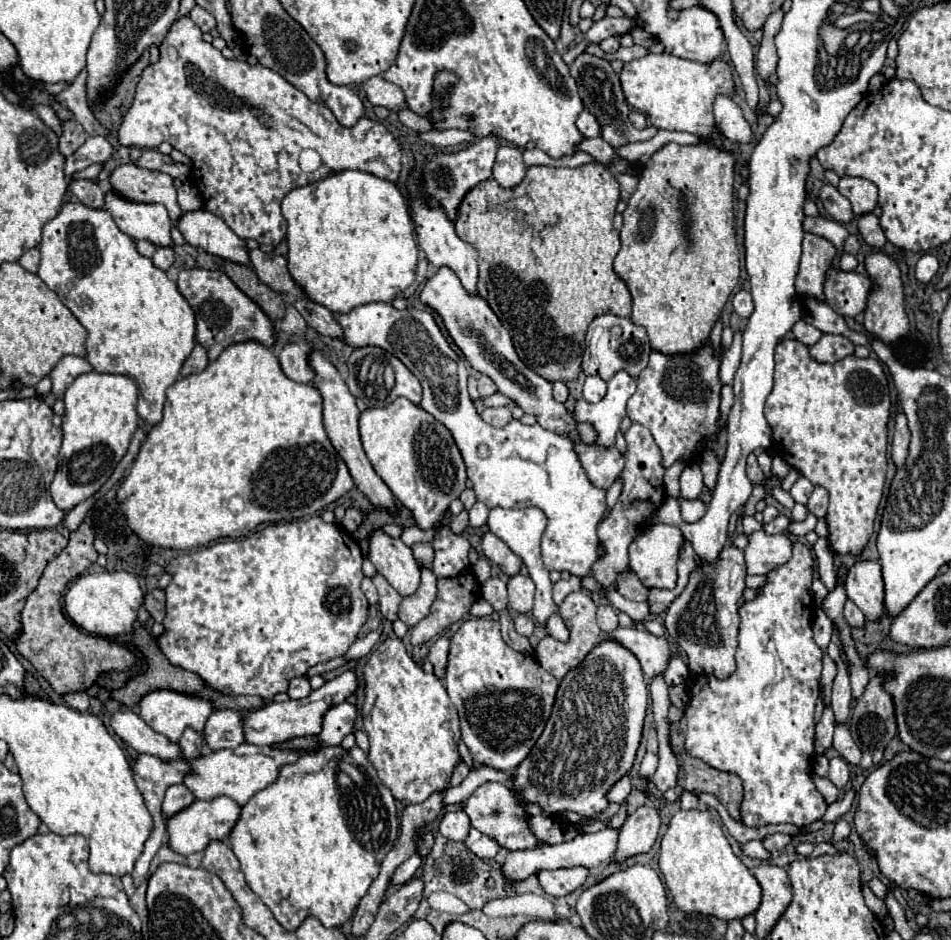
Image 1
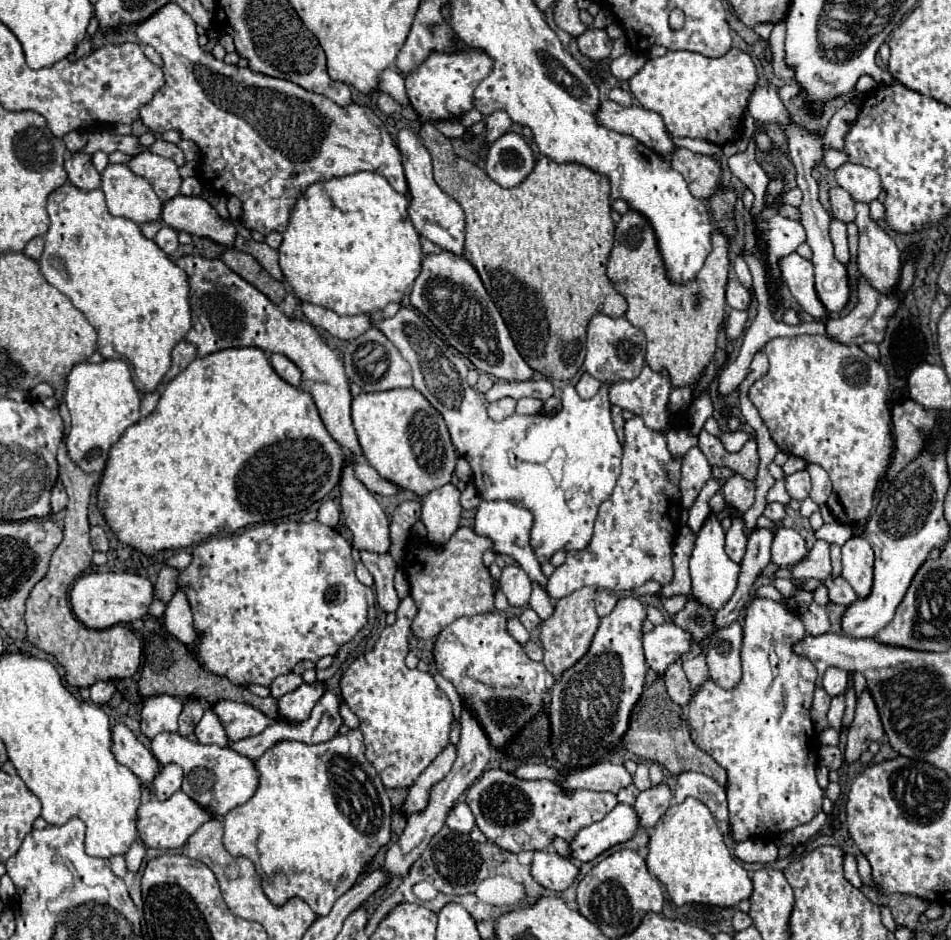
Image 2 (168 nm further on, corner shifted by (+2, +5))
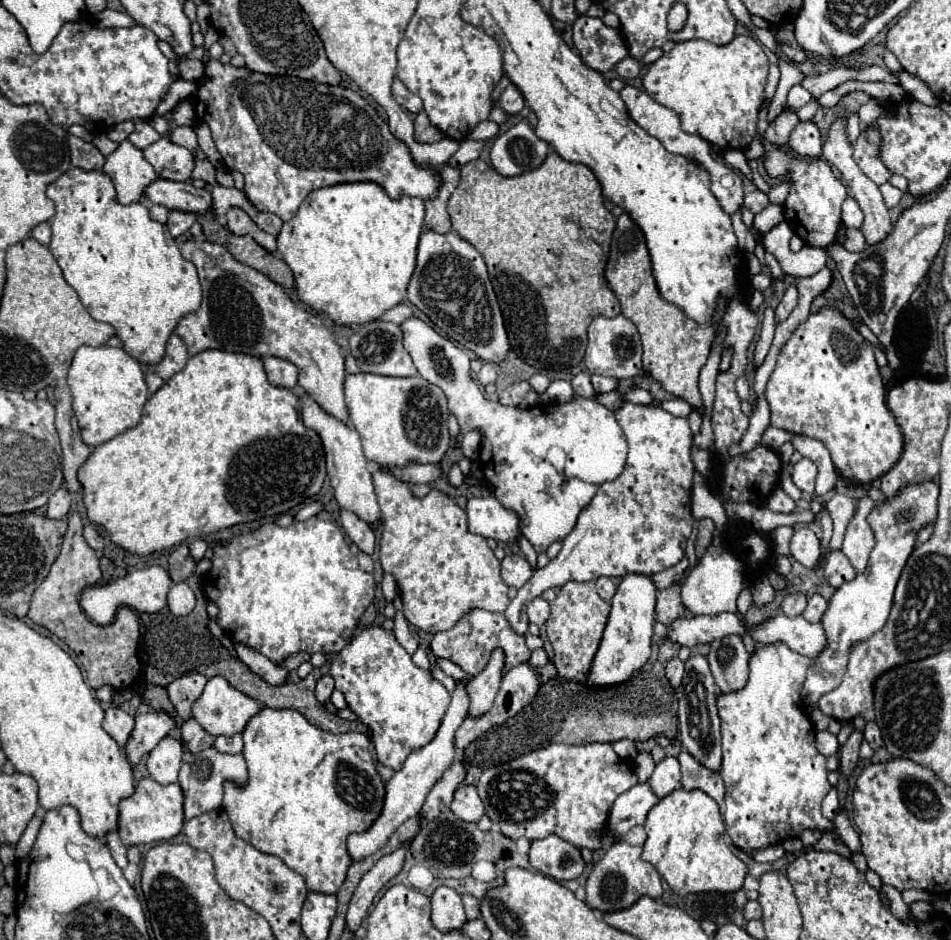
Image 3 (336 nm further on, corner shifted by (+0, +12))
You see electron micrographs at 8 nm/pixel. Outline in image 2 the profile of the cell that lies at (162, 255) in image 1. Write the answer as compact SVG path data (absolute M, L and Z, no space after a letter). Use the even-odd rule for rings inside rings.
M163 226L157 236L155 236L155 244L165 252L165 254L173 254L177 250L177 232L169 226Z

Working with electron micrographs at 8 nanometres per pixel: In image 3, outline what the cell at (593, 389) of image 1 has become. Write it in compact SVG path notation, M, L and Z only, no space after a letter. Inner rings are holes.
M583 371L583 373L575 375L573 381L571 381L571 385L573 385L575 395L579 395L579 397L593 397L595 395L593 385L589 383L589 371Z

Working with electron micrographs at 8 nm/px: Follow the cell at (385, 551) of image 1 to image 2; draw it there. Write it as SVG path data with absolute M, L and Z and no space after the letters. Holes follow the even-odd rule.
M351 464L343 468L343 478L341 478L341 510L345 516L345 522L349 530L353 532L353 548L363 552L373 552L373 554L389 554L391 548L391 536L389 536L389 520L383 508L377 504L373 494L355 478Z

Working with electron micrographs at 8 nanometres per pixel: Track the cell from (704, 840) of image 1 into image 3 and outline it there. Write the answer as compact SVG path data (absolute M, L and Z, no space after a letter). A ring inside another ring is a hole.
M683 787L665 795L647 815L647 841L643 845L643 859L651 863L657 873L677 895L721 891L731 893L743 887L747 865L727 847L723 833L725 823L719 805L701 789L685 791Z

